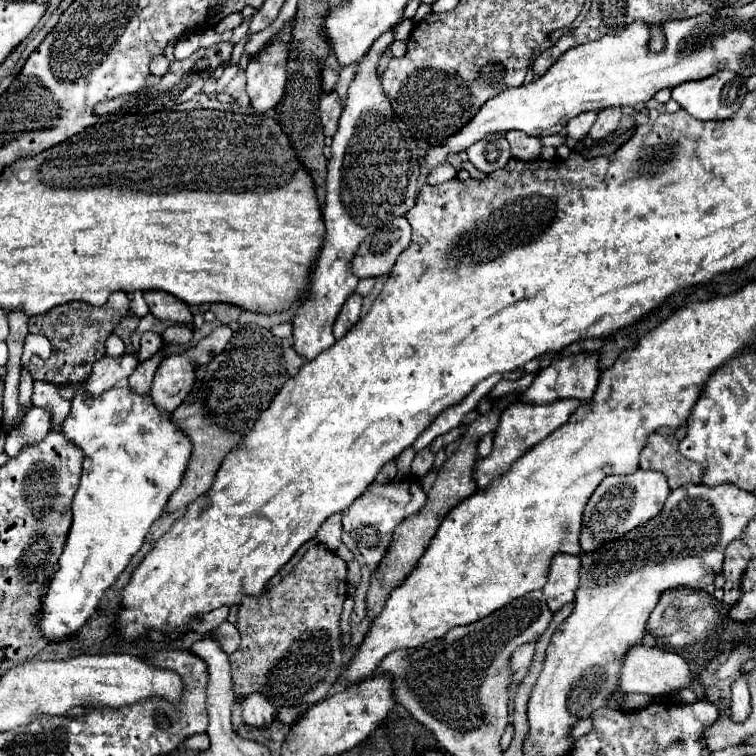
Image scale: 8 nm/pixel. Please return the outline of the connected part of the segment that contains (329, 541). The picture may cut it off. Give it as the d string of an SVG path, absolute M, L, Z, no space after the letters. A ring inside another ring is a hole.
M341 514L329 516L317 532L317 540L329 550L335 550L341 544Z

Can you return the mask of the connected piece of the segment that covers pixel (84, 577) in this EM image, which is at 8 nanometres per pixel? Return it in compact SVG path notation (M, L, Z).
M111 388L97 398L77 394L69 416L61 424L61 434L83 450L81 486L73 498L73 524L59 558L59 570L53 574L41 596L39 632L51 646L71 640L95 614L105 590L129 566L133 554L145 542L151 524L163 514L167 498L181 484L187 460L191 456L189 438L171 422L171 416L159 412L149 394L135 394L131 388Z

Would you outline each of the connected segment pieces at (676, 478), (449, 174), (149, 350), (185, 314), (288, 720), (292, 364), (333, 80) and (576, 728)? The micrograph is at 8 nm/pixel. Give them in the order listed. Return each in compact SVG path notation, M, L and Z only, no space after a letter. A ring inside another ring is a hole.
M651 434L651 444L647 444L641 454L641 468L663 472L669 480L671 490L689 482L699 484L703 474L701 464L687 462L679 454L675 436L661 436L661 434Z
M443 162L431 172L431 176L427 176L427 184L443 184L447 180L453 180L455 176L457 176L457 170L449 162Z
M143 332L141 334L141 348L139 348L139 360L151 358L159 348L163 346L163 340L157 332Z
M147 290L143 296L145 296L145 302L147 302L151 314L159 320L171 320L177 324L189 324L193 320L189 306L183 300L167 294L167 292Z
M299 706L299 708L279 708L275 720L281 720L281 722L285 722L285 724L293 724L293 722L301 716L299 710L301 710L301 706Z
M289 346L288 350L287 348L284 348L283 354L284 354L285 367L287 369L287 374L289 374L289 377L293 377L295 376L295 374L297 374L299 368L301 368L305 360L304 358L299 356L292 347Z
M323 64L323 68L319 68L319 76L321 76L321 82L323 82L323 92L327 94L327 92L333 92L335 90L335 84L337 84L337 80L339 80L339 74L331 68L331 66L325 66Z
M587 718L587 720L579 720L579 722L575 722L573 724L573 728L571 728L571 732L569 732L569 738L575 742L577 738L581 738L583 734L587 734L591 730L591 720Z

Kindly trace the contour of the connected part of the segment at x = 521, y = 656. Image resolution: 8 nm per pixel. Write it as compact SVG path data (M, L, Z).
M525 644L525 646L519 646L511 660L509 660L509 668L511 668L511 684L517 686L521 684L521 680L525 678L529 666L531 666L531 660L533 660L533 650L535 646L533 644Z

